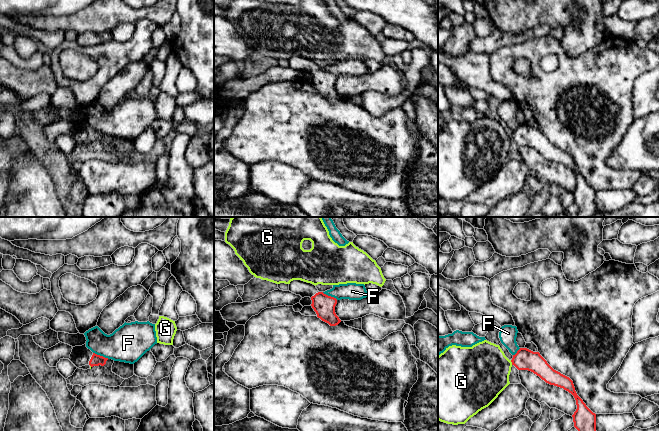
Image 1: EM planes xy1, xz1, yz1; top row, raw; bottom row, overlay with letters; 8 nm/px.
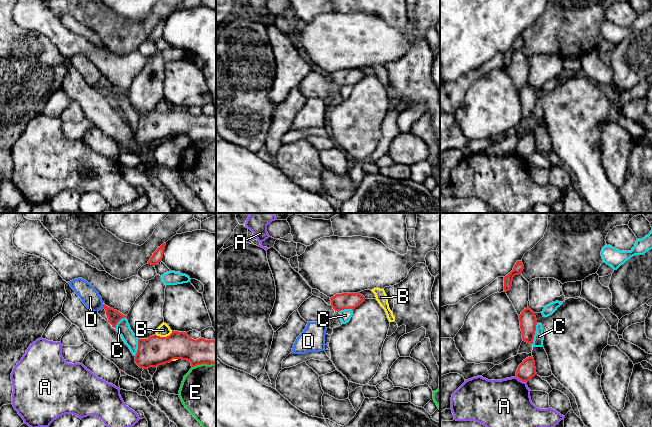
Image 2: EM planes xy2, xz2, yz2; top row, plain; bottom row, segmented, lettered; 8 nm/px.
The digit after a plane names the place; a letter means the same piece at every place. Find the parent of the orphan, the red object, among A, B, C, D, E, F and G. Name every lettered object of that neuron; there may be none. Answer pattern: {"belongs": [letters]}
{"belongs": []}

